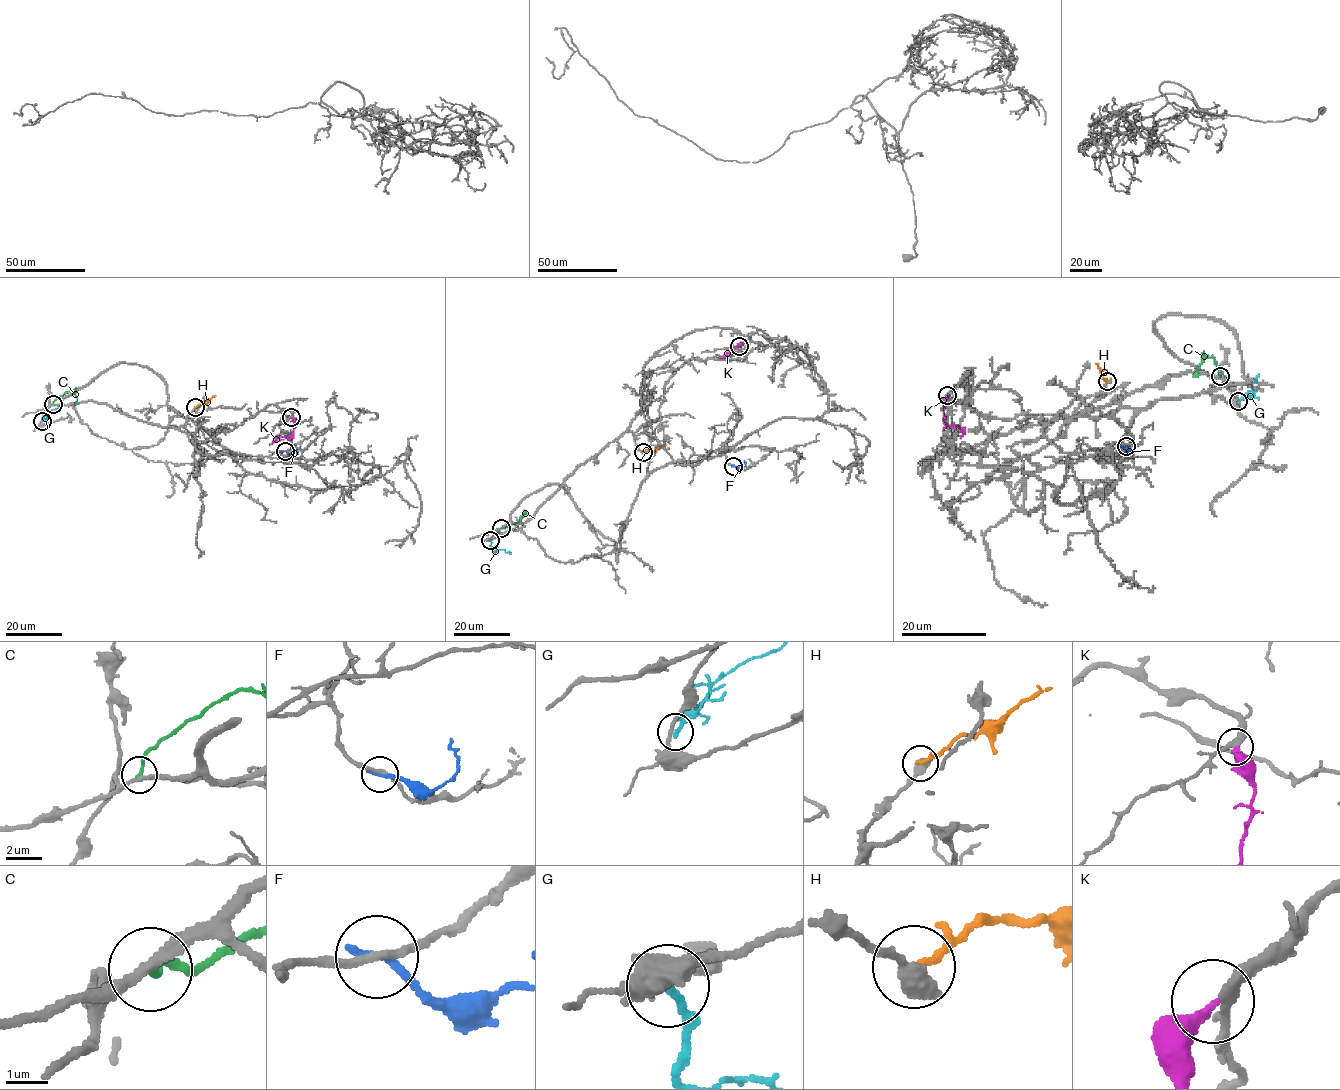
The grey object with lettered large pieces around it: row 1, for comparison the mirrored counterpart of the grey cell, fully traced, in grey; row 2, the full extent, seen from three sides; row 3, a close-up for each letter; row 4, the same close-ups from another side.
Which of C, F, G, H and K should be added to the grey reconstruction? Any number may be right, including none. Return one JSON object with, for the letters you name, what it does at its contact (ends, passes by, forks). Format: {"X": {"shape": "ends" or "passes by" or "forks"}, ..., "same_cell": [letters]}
{"K": {"shape": "ends"}, "same_cell": ["K"]}

